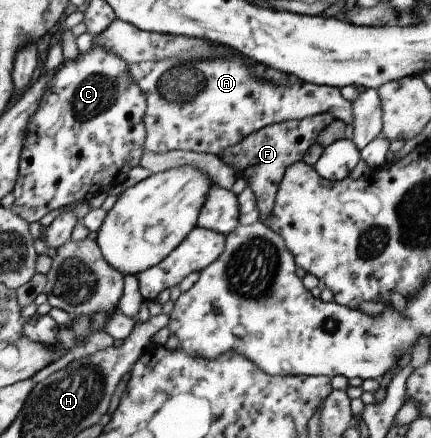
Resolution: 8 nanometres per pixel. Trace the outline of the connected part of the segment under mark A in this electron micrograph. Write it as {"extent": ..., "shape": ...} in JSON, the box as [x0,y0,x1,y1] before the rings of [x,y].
{"extent":[127,52,351,153],"shape":[[[237,52],[217,56],[217,60],[207,61],[203,58],[183,57],[165,58],[164,60],[142,61],[127,64],[127,74],[139,88],[139,92],[146,98],[145,111],[141,122],[145,130],[143,148],[152,153],[165,153],[170,150],[183,152],[217,152],[235,146],[245,136],[263,128],[264,126],[287,122],[287,120],[303,119],[306,117],[331,114],[334,119],[351,125],[351,114],[348,111],[348,101],[343,100],[339,89],[326,85],[301,83],[300,81],[288,81],[285,86],[267,82],[263,78],[257,78],[251,72],[251,66],[247,62],[239,60]]]}

